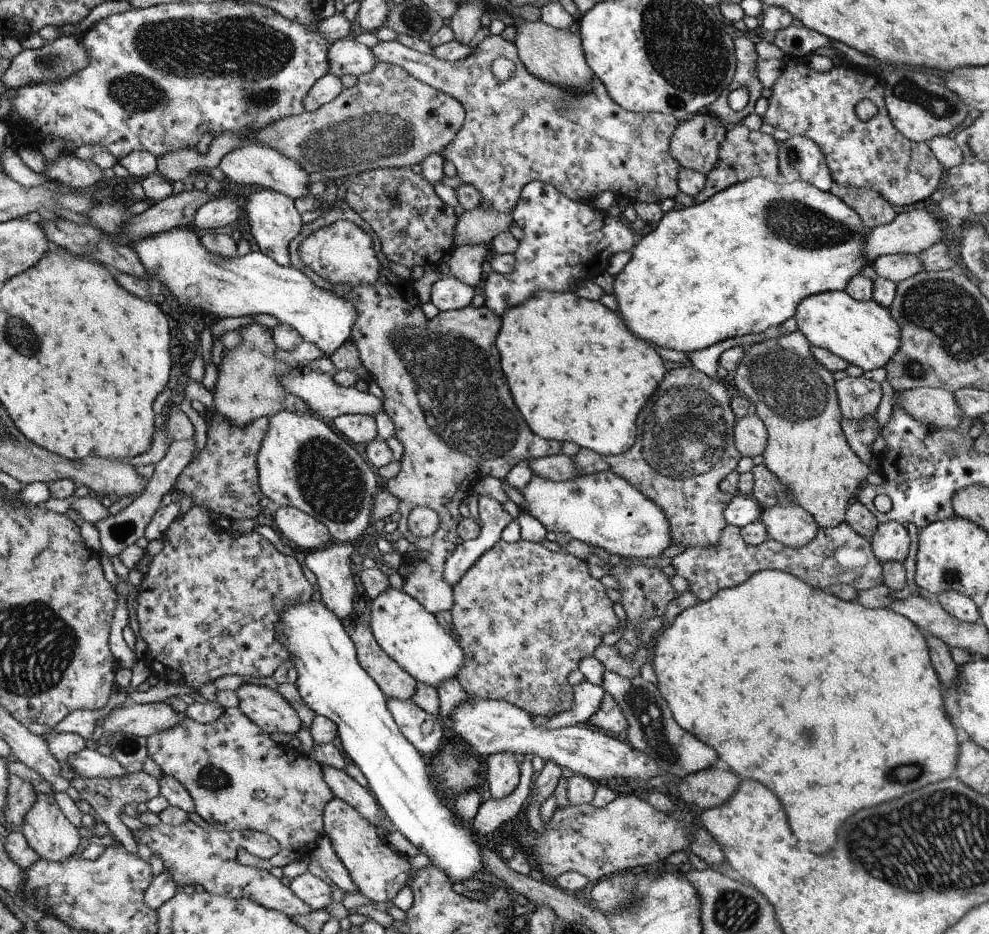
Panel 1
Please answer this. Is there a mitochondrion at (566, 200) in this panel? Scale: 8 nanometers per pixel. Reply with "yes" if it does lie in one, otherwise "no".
no

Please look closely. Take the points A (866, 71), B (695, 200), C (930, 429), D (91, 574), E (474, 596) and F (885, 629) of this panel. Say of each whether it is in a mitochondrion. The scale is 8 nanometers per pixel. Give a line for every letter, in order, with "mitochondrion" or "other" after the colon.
A: other
B: other
C: other
D: other
E: mitochondrion
F: other

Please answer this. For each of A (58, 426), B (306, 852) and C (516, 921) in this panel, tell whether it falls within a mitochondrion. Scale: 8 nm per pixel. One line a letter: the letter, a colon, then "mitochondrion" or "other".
A: other
B: other
C: other

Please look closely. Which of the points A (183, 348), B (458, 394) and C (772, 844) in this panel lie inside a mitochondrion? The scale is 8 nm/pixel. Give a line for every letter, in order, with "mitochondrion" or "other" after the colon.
A: other
B: mitochondrion
C: other

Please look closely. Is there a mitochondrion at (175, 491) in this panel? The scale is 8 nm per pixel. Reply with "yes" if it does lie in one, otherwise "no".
no

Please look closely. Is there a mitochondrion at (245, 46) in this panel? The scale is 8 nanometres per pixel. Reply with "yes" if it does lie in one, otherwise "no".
yes

